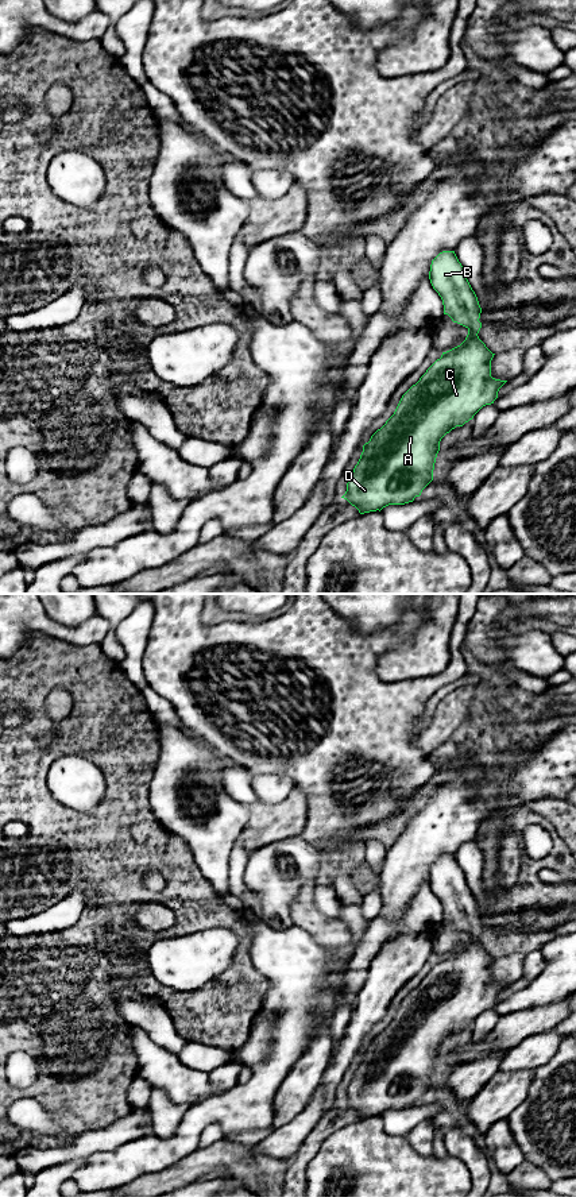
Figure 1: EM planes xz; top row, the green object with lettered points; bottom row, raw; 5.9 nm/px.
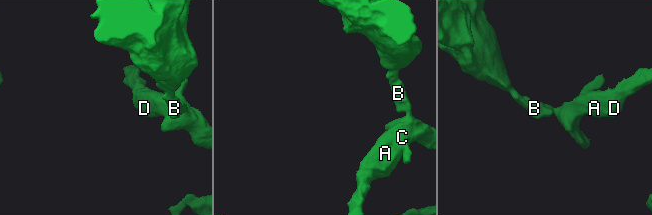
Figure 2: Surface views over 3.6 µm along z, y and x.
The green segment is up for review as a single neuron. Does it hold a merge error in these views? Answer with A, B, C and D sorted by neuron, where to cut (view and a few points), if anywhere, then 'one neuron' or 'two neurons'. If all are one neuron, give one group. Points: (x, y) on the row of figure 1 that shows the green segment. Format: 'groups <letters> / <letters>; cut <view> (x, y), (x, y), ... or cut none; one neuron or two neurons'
groups A B C D; cut none; one neuron

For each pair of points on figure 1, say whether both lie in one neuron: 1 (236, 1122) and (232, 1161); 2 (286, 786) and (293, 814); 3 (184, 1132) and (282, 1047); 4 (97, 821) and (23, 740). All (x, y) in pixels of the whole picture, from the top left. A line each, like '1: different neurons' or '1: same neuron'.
1: different neurons
2: different neurons
3: same neuron
4: same neuron

